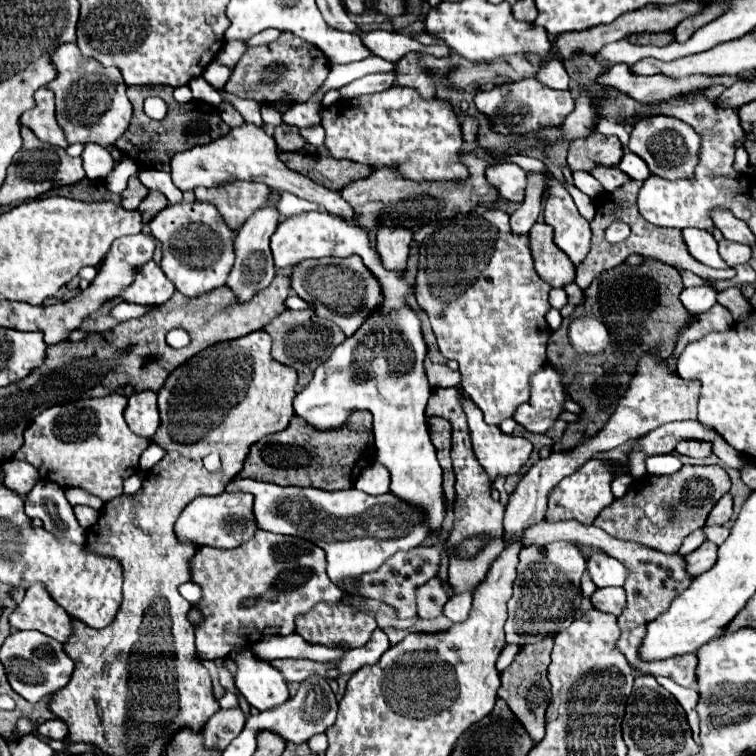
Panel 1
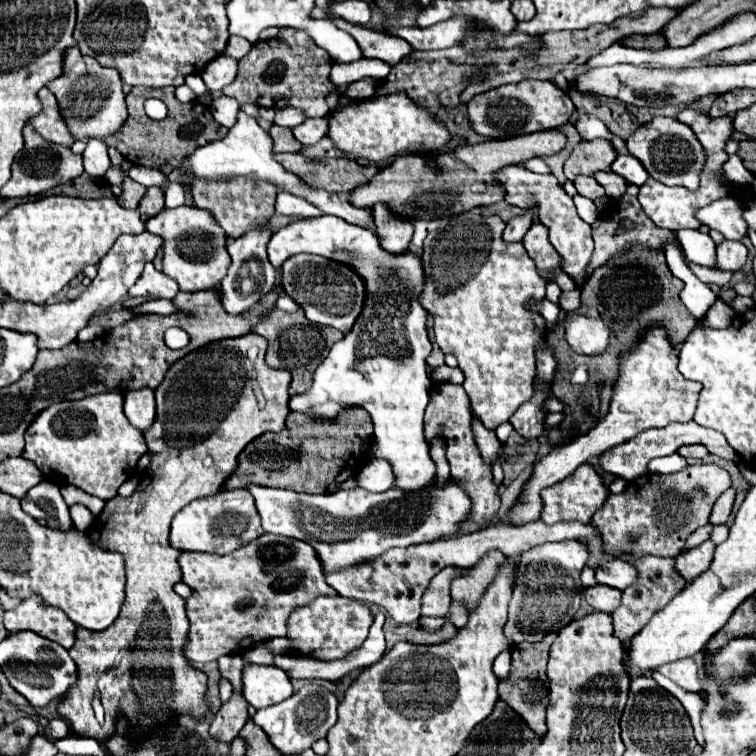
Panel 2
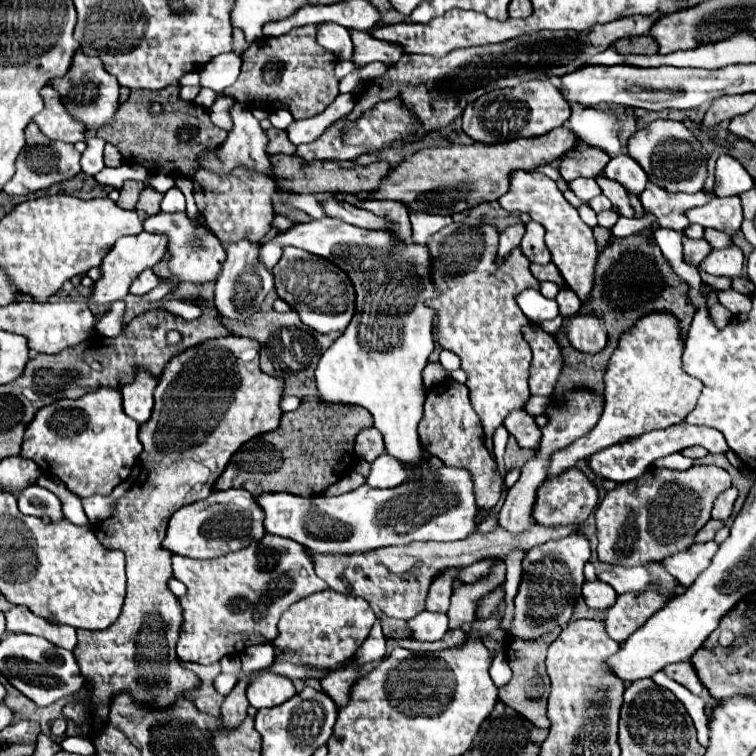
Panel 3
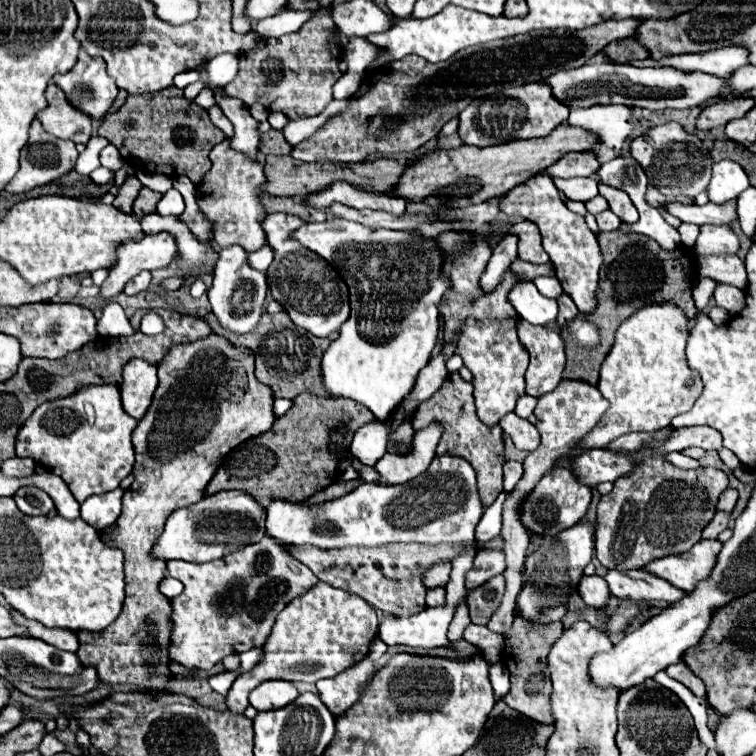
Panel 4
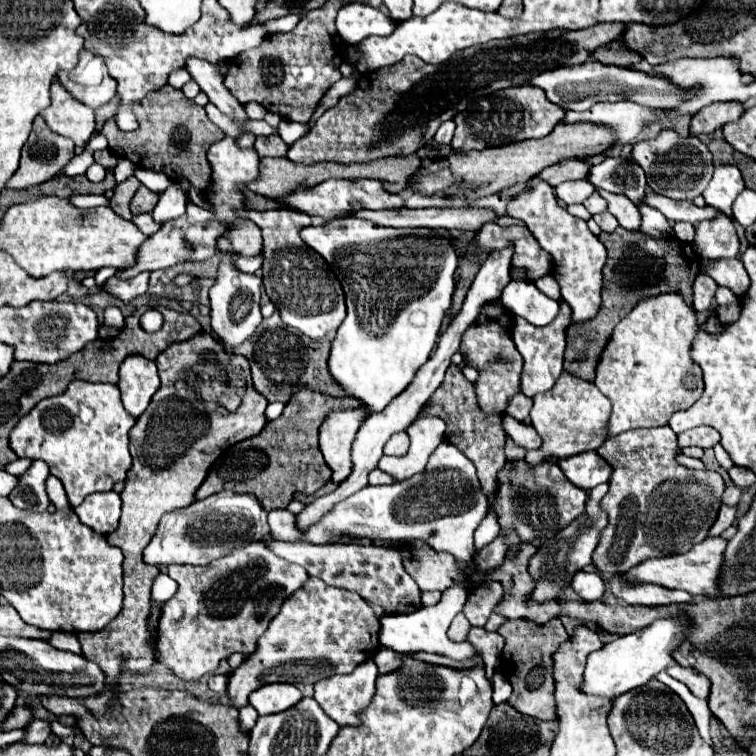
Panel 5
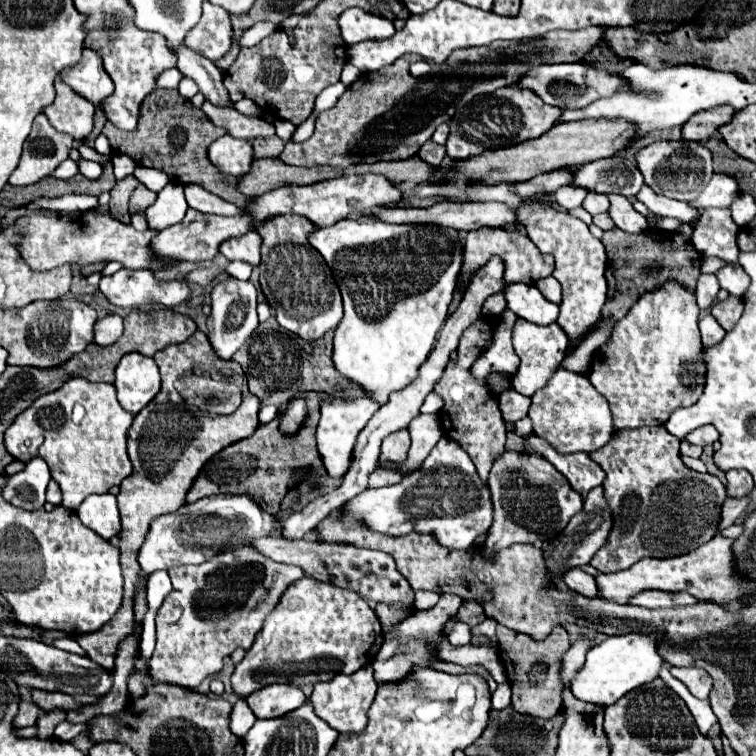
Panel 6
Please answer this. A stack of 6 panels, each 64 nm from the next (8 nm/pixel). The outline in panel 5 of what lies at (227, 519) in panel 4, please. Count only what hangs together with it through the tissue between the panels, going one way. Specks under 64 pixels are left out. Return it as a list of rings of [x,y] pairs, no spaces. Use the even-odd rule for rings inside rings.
[[[234,492],[208,496],[204,500],[192,502],[186,508],[164,514],[156,528],[156,534],[142,552],[142,560],[158,568],[170,564],[210,564],[218,556],[266,538],[270,534],[266,516],[266,510],[260,508],[260,502],[254,496]]]

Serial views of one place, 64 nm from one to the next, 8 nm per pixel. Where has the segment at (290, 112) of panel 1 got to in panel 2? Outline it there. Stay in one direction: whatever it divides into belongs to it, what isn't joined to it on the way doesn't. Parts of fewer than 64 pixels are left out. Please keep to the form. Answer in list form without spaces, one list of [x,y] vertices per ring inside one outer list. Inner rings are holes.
[[[286,108],[286,110],[276,110],[276,116],[274,116],[274,124],[278,126],[288,126],[288,128],[294,128],[298,126],[300,122],[304,122],[306,118],[302,116],[302,110],[294,110],[294,108]]]

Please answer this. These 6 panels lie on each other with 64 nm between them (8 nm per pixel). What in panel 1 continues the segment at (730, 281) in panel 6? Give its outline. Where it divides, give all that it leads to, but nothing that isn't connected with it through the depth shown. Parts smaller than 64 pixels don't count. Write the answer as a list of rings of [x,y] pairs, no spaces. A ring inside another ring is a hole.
[[[728,240],[718,242],[718,254],[730,268],[734,268],[738,264],[746,264],[750,260],[750,248],[746,244],[728,242]]]

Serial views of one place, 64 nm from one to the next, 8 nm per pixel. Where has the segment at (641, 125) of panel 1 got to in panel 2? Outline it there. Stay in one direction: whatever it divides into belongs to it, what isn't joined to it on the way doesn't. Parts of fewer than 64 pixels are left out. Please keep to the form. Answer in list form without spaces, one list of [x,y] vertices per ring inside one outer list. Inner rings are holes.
[[[654,118],[652,122],[640,126],[628,140],[628,152],[642,162],[646,172],[666,184],[666,186],[684,186],[686,190],[696,190],[700,186],[700,174],[704,170],[706,152],[694,132],[676,118]]]

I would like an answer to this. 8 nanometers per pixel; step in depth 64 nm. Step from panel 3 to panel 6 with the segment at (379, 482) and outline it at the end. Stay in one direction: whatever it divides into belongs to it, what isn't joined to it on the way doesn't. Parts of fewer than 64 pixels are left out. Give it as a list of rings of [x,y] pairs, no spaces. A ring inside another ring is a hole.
[[[418,414],[410,422],[408,432],[412,436],[412,446],[410,446],[408,458],[402,466],[392,466],[394,470],[398,470],[402,474],[410,474],[422,466],[428,452],[436,446],[436,440],[442,438],[442,424],[436,414]]]

